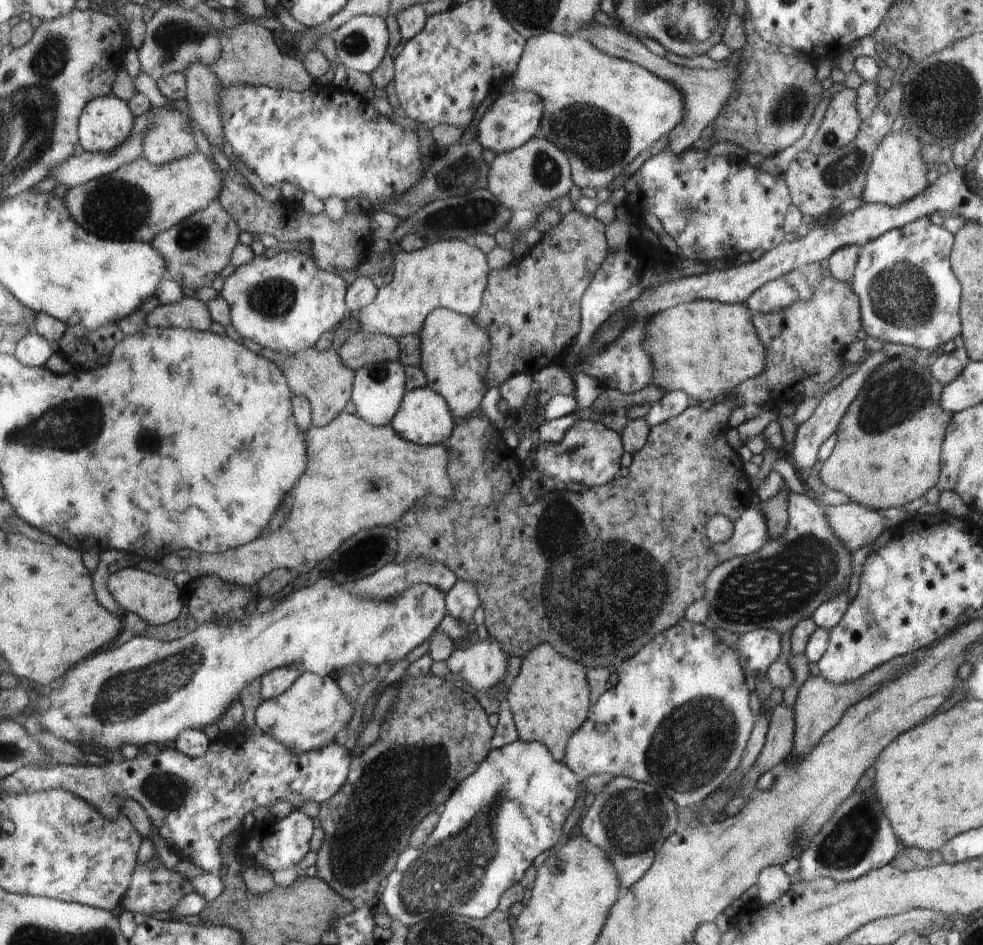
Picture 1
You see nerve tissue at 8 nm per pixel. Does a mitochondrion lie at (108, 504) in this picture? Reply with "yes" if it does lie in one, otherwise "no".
no

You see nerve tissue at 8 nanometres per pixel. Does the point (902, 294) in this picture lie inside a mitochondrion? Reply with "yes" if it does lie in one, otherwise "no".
yes

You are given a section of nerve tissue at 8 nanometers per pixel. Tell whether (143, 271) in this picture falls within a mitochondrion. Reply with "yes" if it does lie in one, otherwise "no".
no

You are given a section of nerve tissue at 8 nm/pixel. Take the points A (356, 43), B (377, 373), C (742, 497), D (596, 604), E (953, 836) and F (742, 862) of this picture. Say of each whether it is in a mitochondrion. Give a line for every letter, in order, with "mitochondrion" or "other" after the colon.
A: mitochondrion
B: mitochondrion
C: other
D: mitochondrion
E: other
F: other

